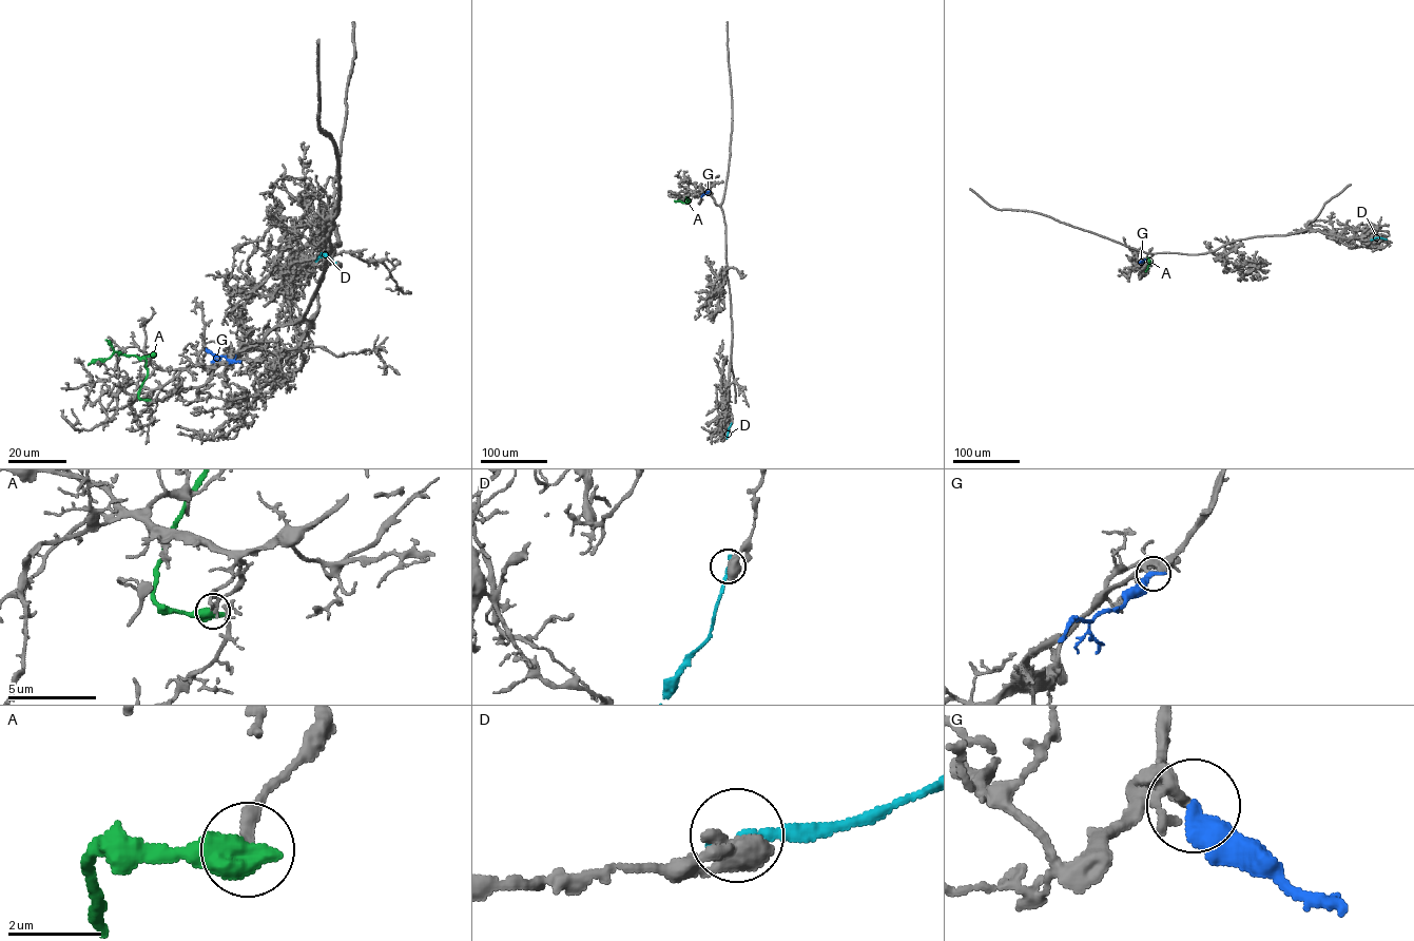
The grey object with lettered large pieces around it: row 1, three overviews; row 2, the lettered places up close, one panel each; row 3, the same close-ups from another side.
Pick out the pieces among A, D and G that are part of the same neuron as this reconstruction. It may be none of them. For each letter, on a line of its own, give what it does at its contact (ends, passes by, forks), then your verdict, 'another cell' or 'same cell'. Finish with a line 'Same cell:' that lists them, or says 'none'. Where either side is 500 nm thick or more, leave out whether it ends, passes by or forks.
A: another cell
D: another cell
G: it ends | another cell
Same cell: none

